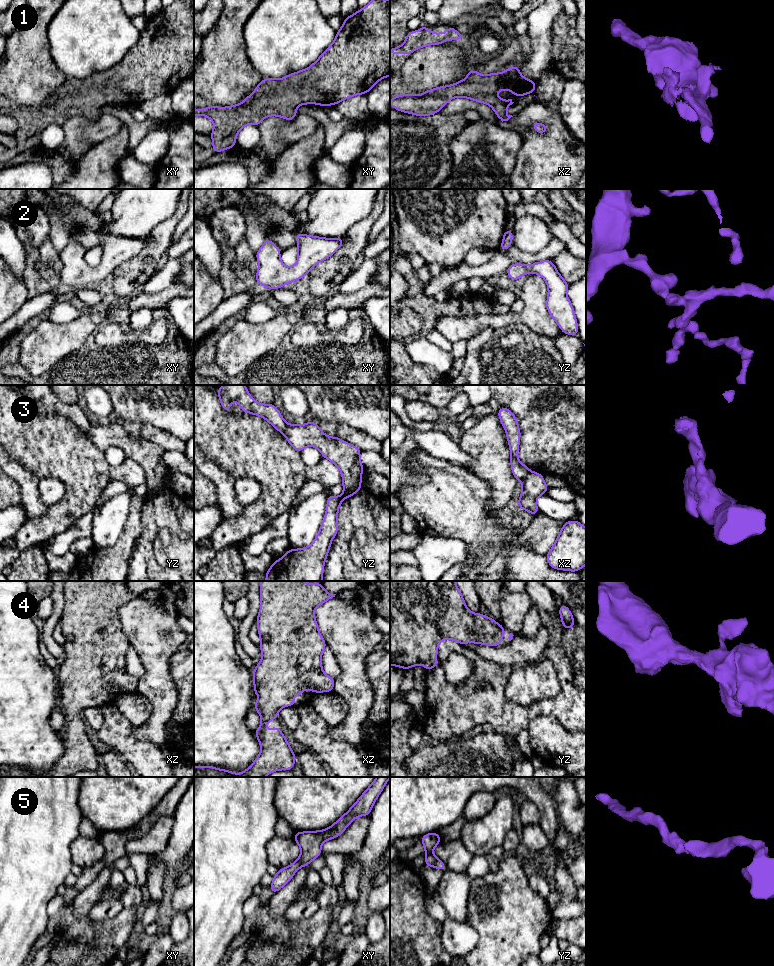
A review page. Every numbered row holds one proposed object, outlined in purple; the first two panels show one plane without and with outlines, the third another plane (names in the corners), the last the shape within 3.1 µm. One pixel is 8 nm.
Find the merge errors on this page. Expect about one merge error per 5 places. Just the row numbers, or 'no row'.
3

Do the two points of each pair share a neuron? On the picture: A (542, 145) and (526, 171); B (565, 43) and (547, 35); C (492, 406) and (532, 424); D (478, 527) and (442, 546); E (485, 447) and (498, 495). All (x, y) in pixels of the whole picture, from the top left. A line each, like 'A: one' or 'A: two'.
A: one
B: two
C: one
D: two
E: one

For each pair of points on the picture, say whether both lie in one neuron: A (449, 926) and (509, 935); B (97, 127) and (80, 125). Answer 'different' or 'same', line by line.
A: different
B: different

